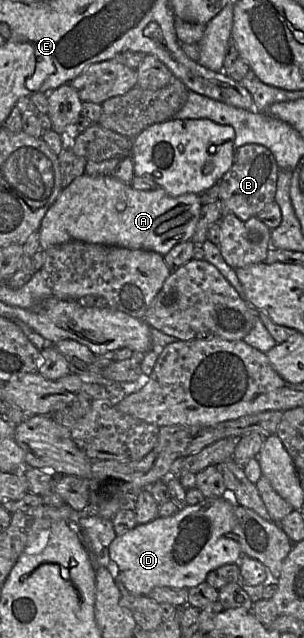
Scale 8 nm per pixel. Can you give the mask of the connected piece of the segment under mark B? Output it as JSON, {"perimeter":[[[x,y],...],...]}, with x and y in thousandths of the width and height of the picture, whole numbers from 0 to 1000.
{"perimeter":[[[806,226],[773,234],[766,257],[720,284],[734,337],[760,334],[793,345],[842,340],[875,320],[905,315],[918,270],[905,246],[878,230]]]}

